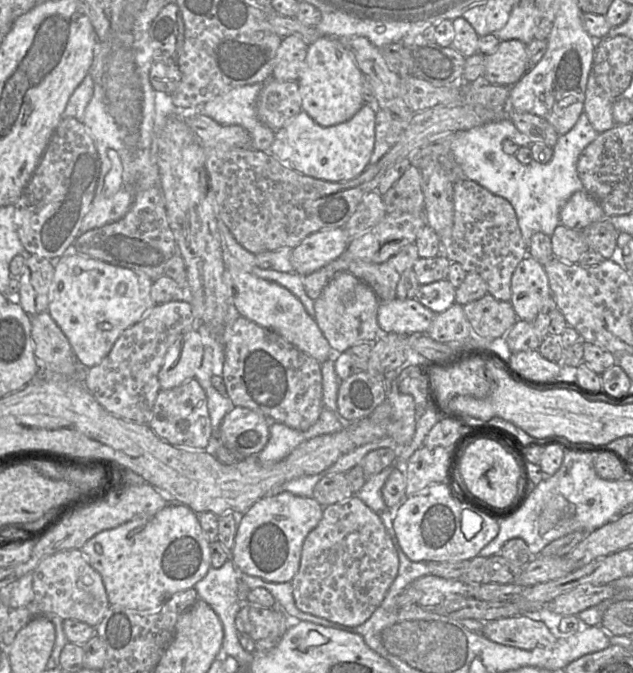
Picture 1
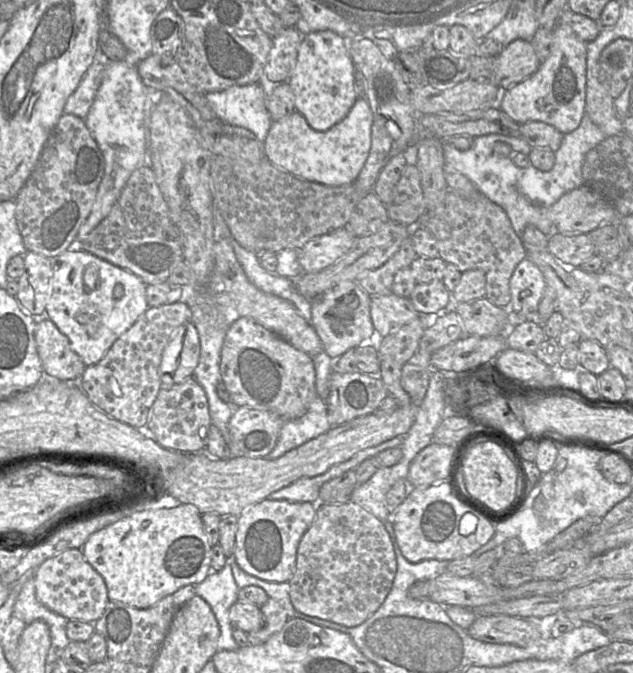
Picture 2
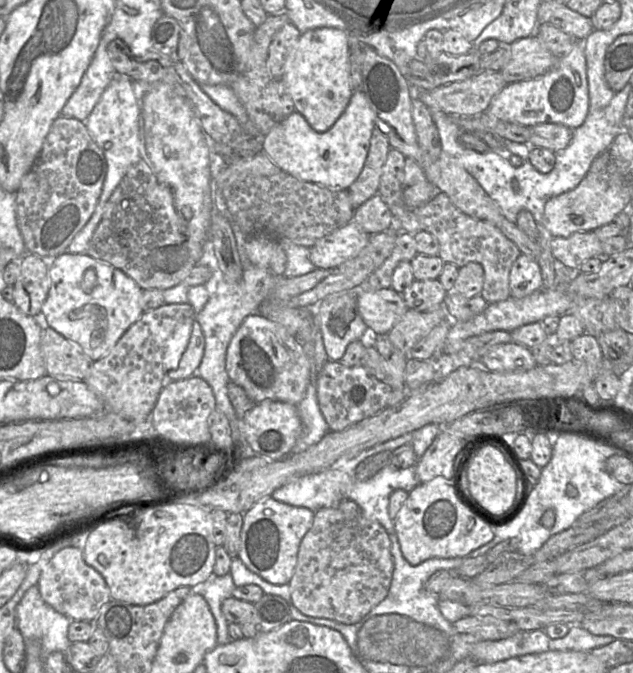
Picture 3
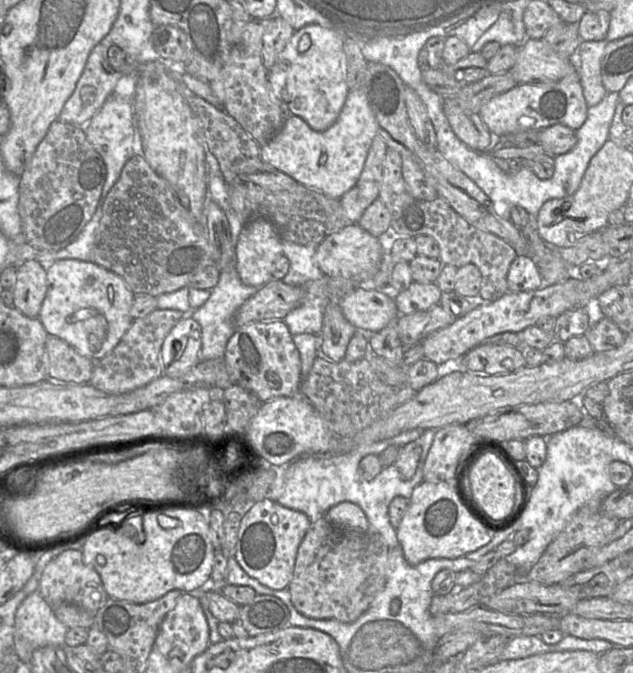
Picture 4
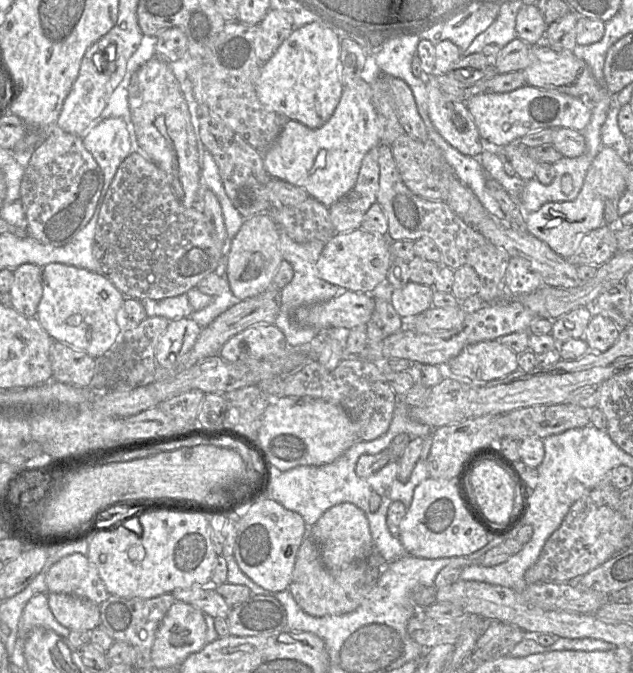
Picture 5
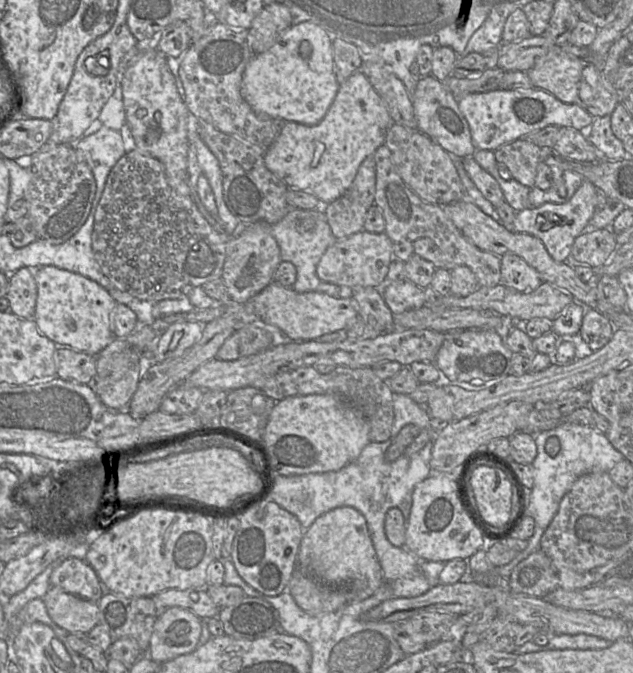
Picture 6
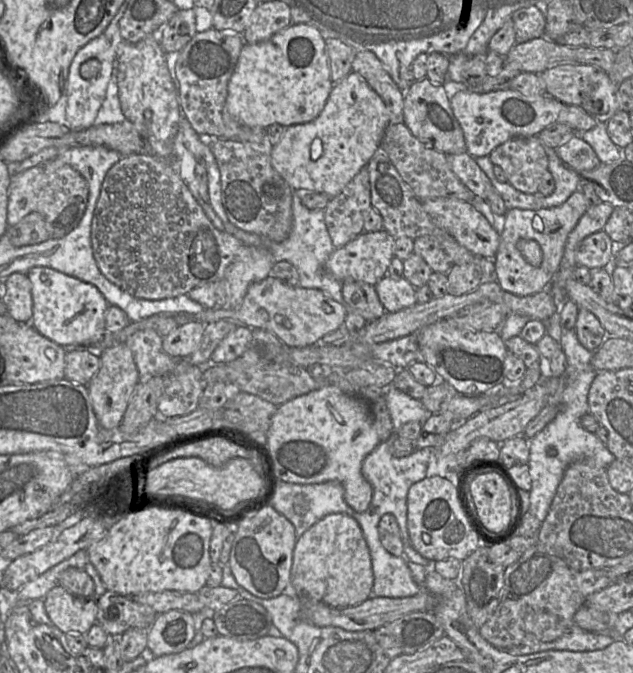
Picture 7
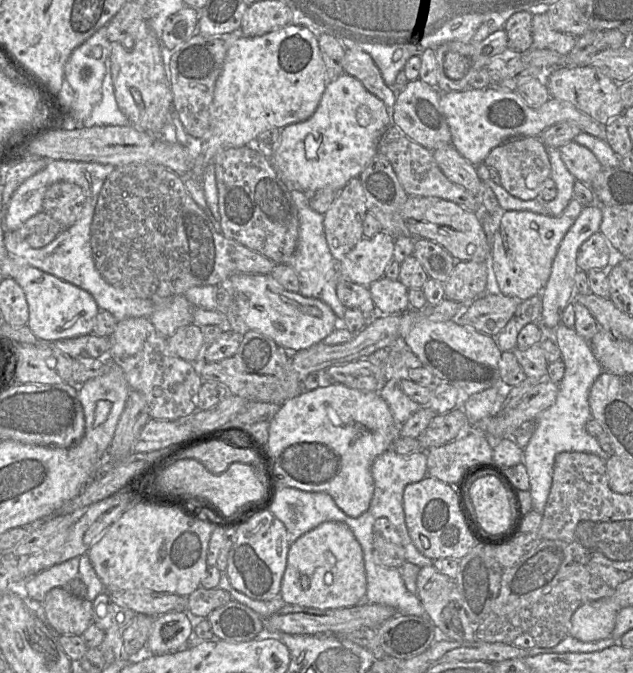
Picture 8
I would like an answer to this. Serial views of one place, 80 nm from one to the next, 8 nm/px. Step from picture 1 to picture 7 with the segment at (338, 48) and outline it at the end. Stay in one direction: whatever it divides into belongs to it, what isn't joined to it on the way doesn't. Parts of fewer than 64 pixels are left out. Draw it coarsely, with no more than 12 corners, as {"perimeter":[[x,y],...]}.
{"perimeter":[[298,24],[243,45],[225,106],[249,127],[313,121],[333,85]]}

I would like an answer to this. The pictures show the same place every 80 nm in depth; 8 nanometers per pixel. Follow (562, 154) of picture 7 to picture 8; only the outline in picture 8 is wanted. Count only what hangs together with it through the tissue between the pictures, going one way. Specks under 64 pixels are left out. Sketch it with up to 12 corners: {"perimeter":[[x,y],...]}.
{"perimeter":[[574,141],[559,150],[576,180],[591,187],[602,170],[595,155]]}

